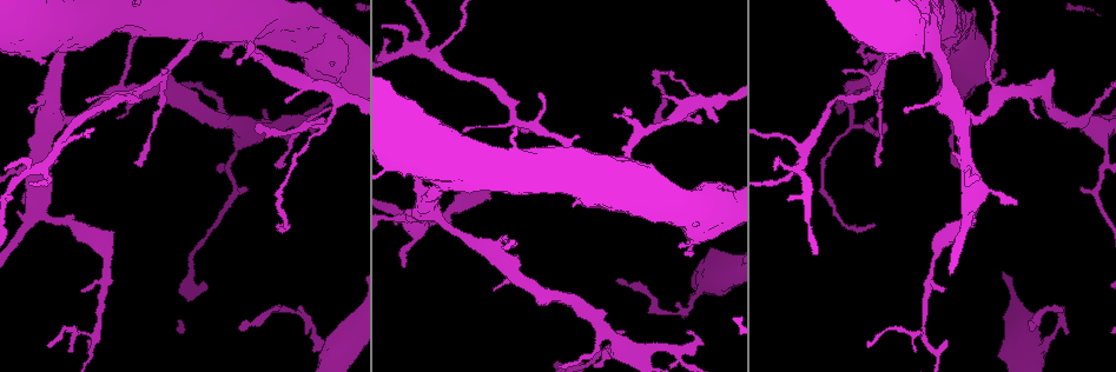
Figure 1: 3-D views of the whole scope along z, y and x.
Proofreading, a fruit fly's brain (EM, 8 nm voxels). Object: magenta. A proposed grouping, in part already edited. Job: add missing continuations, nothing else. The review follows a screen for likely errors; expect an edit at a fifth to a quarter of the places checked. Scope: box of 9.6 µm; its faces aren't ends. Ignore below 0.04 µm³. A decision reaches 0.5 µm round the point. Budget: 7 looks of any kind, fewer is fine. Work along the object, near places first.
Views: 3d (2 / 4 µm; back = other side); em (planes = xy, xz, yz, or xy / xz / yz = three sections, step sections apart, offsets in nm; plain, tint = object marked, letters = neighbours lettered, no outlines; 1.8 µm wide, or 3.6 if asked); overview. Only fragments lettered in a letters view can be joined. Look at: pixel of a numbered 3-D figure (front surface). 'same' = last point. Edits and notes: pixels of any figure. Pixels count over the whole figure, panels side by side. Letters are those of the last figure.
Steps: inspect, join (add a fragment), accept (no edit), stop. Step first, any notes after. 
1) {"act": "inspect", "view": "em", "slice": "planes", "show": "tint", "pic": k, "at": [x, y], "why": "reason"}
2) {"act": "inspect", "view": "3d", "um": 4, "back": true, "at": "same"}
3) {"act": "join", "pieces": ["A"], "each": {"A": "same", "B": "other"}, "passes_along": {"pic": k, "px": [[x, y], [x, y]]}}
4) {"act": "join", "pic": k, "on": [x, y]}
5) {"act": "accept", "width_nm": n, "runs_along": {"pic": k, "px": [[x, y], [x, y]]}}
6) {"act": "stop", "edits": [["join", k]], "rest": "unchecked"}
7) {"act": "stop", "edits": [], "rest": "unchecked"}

{"act": "inspect", "view": "em", "um": 3.6, "slice": "planes", "show": "tint", "pic": 1, "at": [312, 329], "why": "thick turns thin"}

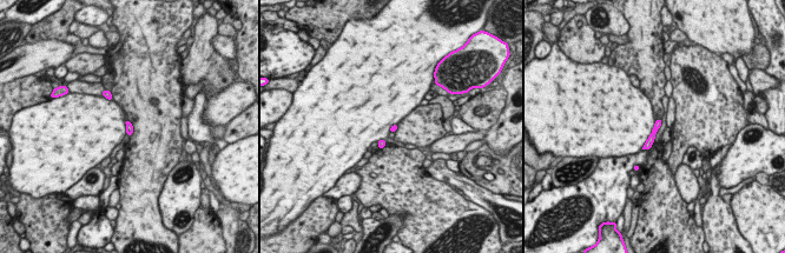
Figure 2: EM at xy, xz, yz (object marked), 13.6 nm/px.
{"act": "inspect", "view": "em", "um": 3.6, "slice": "planes", "show": "letters", "at": "same", "why": "see the neighbours"}

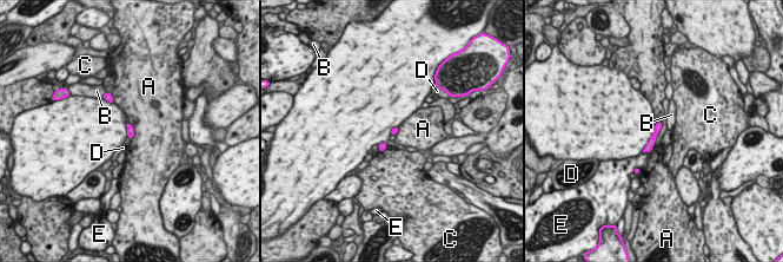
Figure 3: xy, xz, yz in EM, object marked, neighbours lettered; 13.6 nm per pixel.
{"act": "accept", "each": {"A": "other", "B": "other", "C": "other", "D": "other", "E": "other"}, "border": {"pic": 3, "px": [[662, 122], [655, 143]]}, "found": "none of them fits"}

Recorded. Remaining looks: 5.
{"act": "inspect", "view": "em", "slice": "planes", "show": "letters", "pic": 1, "at": [1001, 91], "why": "branch point"}

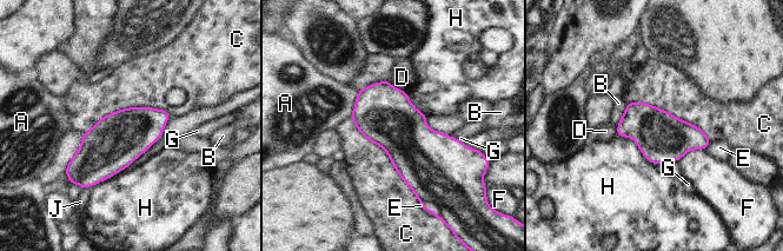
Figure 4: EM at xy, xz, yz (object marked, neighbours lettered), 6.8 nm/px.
{"act": "accept", "longest_contact_nm": ["C", 750], "each": {"A": "other", "B": "other", "C": "other", "D": "other", "E": "other", "F": "other", "G": "other", "H": "other", "J": "other"}, "border": {"pic": 4, "px": [[349, 117], [384, 150], [419, 202]]}, "found": "no lettered fragment goes on from it"}

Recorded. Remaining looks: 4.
{"act": "inspect", "view": "em", "slice": "planes", "show": "letters", "pic": 1, "at": [403, 266], "why": "free end"}

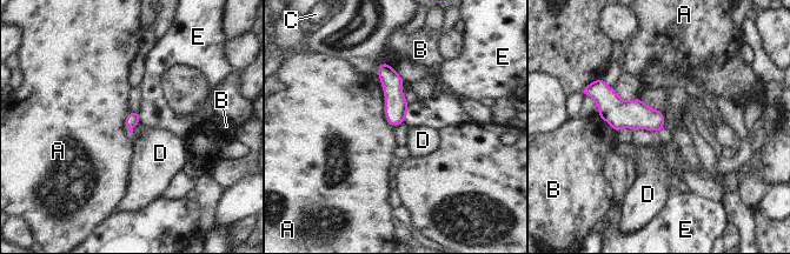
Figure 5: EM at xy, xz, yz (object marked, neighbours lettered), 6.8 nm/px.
{"act": "accept", "each": {"A": "other", "B": "other", "C": "other", "D": "other", "E": "other"}, "runs_along": {"pic": 5, "px": [[599, 86], [625, 114], [659, 128]]}, "found": "no lettered fragment goes on from it"}

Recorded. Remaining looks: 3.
{"act": "stop", "edits": [], "rest": "unchecked"}

